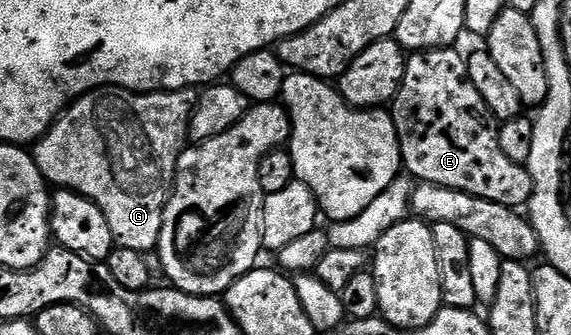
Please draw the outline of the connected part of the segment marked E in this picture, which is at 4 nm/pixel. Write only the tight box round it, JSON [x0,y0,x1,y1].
[389,47,533,209]

